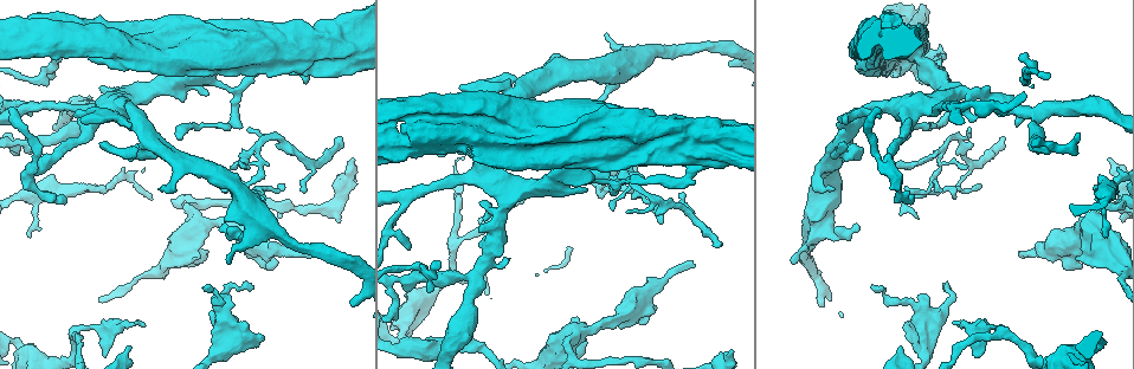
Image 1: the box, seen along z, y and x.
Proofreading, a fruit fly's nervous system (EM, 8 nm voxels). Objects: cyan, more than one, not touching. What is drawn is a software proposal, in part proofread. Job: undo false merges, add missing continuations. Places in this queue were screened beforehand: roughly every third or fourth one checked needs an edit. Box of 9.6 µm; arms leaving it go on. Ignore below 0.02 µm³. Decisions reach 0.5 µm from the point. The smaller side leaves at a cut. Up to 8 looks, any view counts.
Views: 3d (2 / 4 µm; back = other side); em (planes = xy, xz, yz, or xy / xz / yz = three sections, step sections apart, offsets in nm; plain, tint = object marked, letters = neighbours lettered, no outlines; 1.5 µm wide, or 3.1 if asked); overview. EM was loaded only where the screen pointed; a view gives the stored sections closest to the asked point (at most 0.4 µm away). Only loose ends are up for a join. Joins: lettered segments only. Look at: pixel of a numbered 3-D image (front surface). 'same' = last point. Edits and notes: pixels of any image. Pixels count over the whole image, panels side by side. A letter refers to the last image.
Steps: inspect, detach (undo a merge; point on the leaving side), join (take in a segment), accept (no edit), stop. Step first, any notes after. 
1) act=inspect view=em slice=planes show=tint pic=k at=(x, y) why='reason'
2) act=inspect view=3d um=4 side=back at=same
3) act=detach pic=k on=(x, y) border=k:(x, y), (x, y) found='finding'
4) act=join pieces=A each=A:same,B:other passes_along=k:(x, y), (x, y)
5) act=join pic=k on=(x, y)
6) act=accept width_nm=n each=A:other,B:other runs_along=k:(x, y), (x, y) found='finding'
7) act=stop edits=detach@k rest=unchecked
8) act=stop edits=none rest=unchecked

act=inspect view=em slice=planes show=letters pic=1 at=(918, 217) why='tapers out'

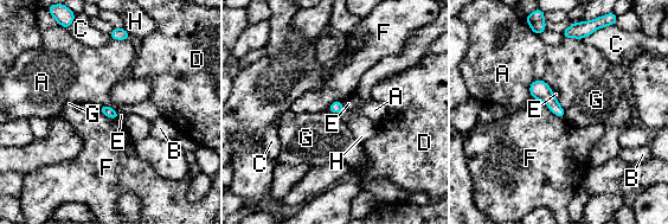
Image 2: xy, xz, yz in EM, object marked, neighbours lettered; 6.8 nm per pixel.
act=accept each=A:other,B:other,C:other,D:other,E:other,F:other,G:other,H:other border=2:(328, 110), (336, 114) found='none of them fits'

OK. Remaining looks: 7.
act=inspect view=em slice=yz step=4 show=letters pic=1 at=(204, 288) why='free end'

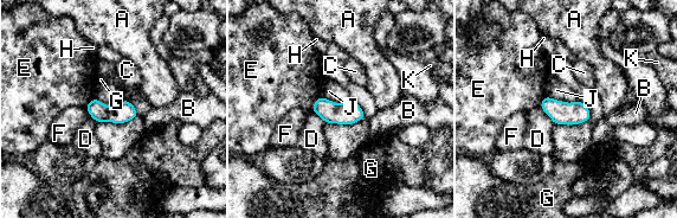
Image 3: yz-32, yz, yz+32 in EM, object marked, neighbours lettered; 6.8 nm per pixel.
act=accept each=A:other,B:other,C:other,D:other,E:other,F:other,G:other,H:other,J:other,K:other border=3:(547, 95), (566, 102), (576, 101) found='no lettered segment goes on from it'

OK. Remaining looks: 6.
act=inspect view=em slice=planes show=tint pic=1 at=(943, 147) why='abrupt turn'

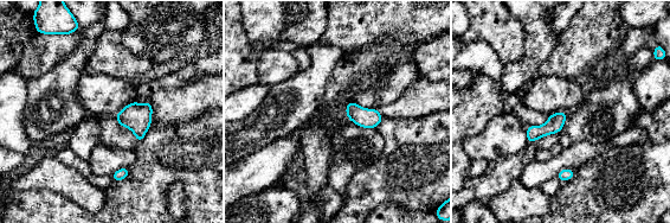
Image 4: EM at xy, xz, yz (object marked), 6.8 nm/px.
act=inspect view=em slice=planes show=letters at=same why='see the neighbours'

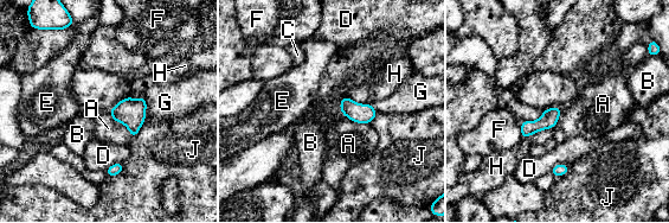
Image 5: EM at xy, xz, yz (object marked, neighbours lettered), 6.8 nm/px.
act=accept each=A:other,B:other,C:other,D:other,E:other,F:other,G:other,H:other,J:other border=5:(552, 127), (536, 131), (522, 138) found='all the same neuron'

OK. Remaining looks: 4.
act=stop edits=none rest=unchecked

